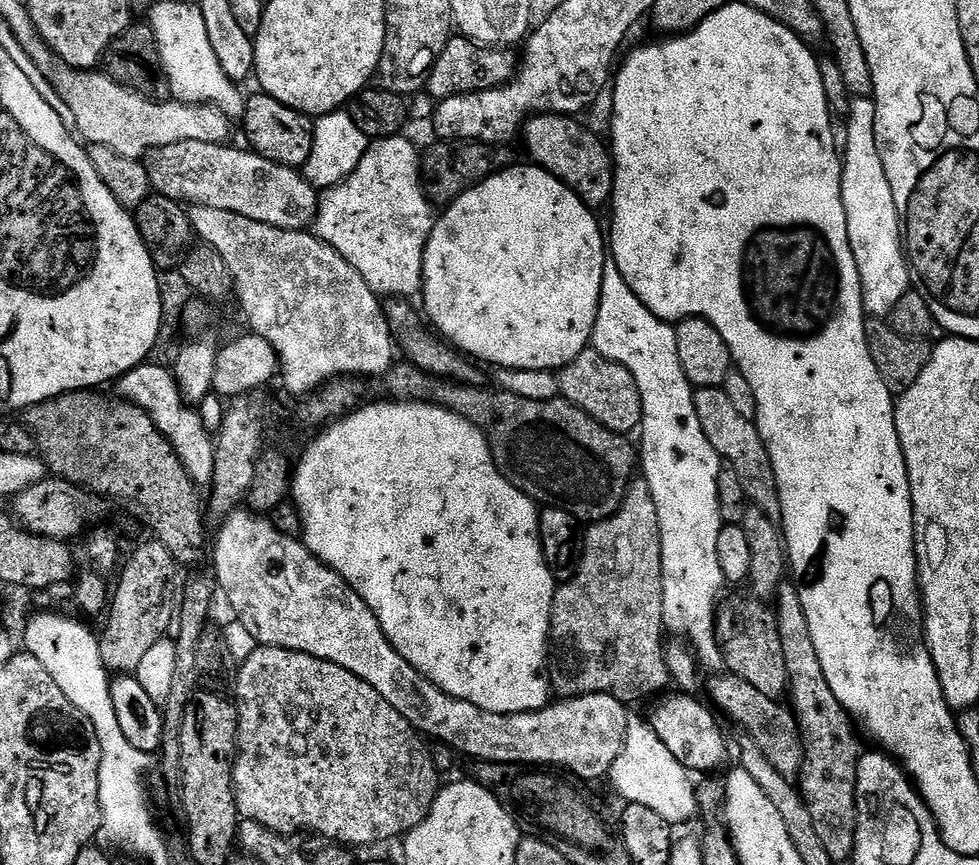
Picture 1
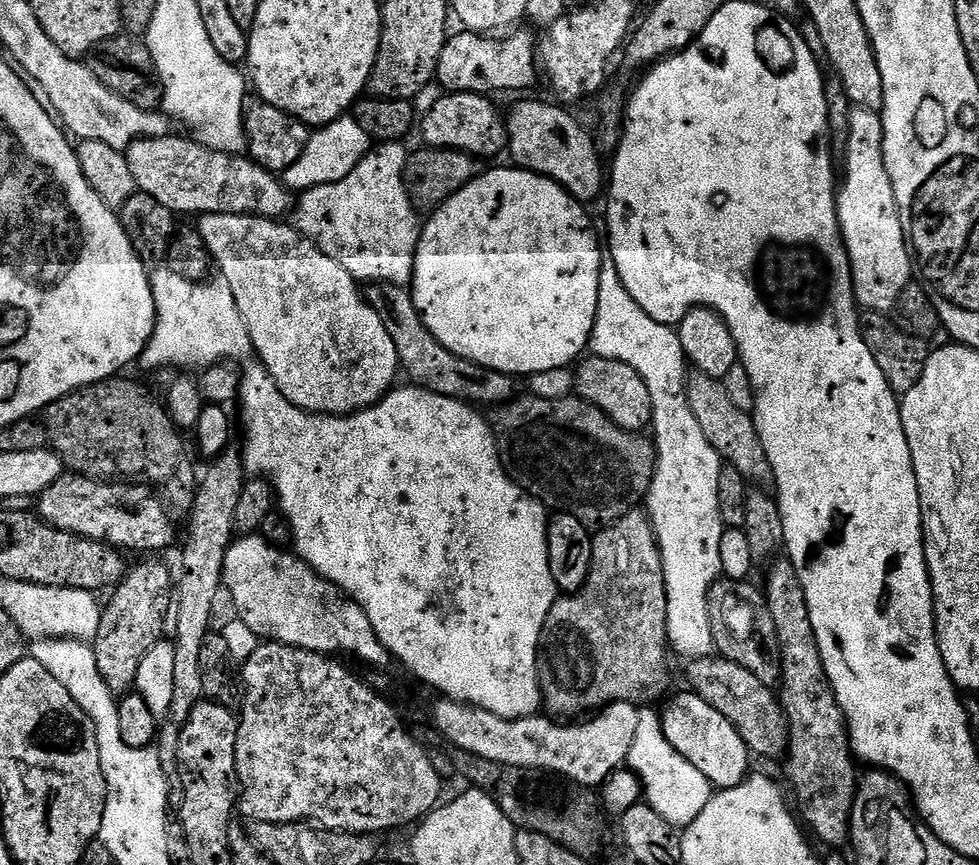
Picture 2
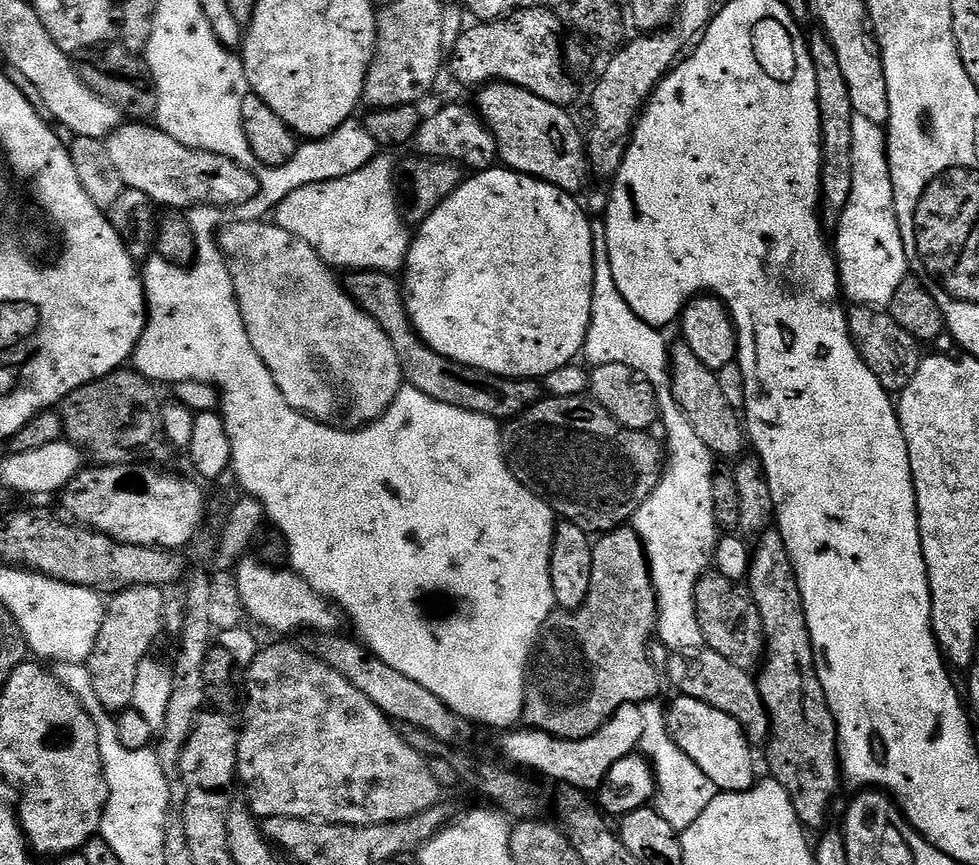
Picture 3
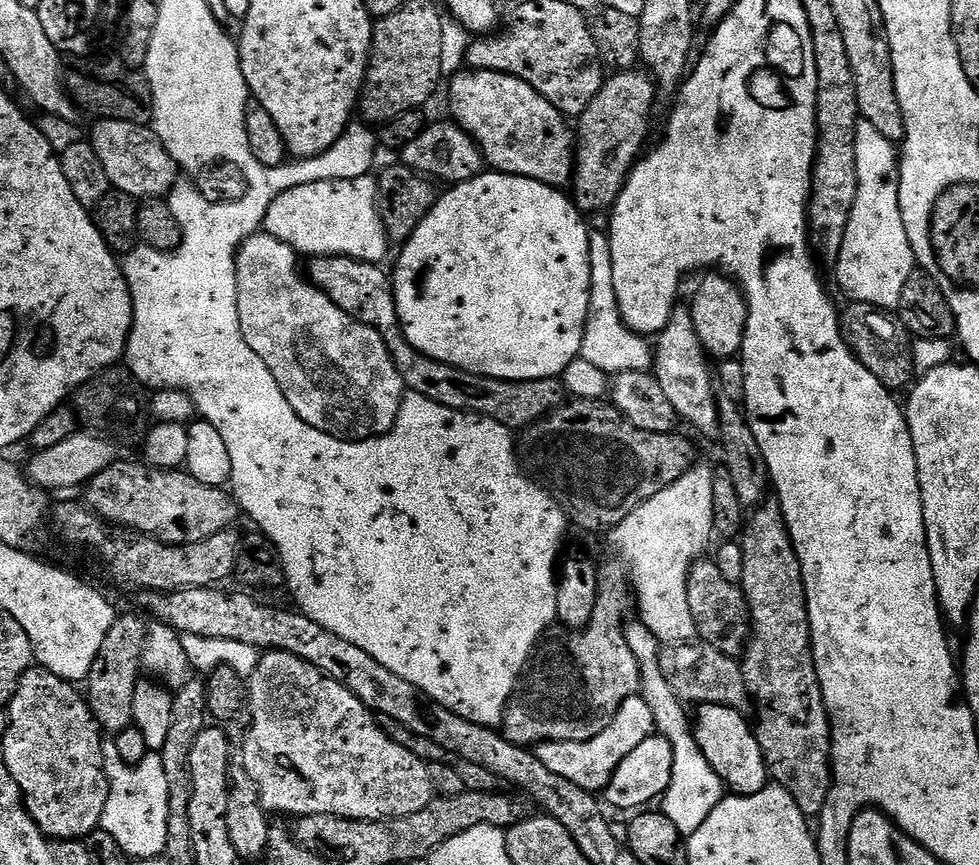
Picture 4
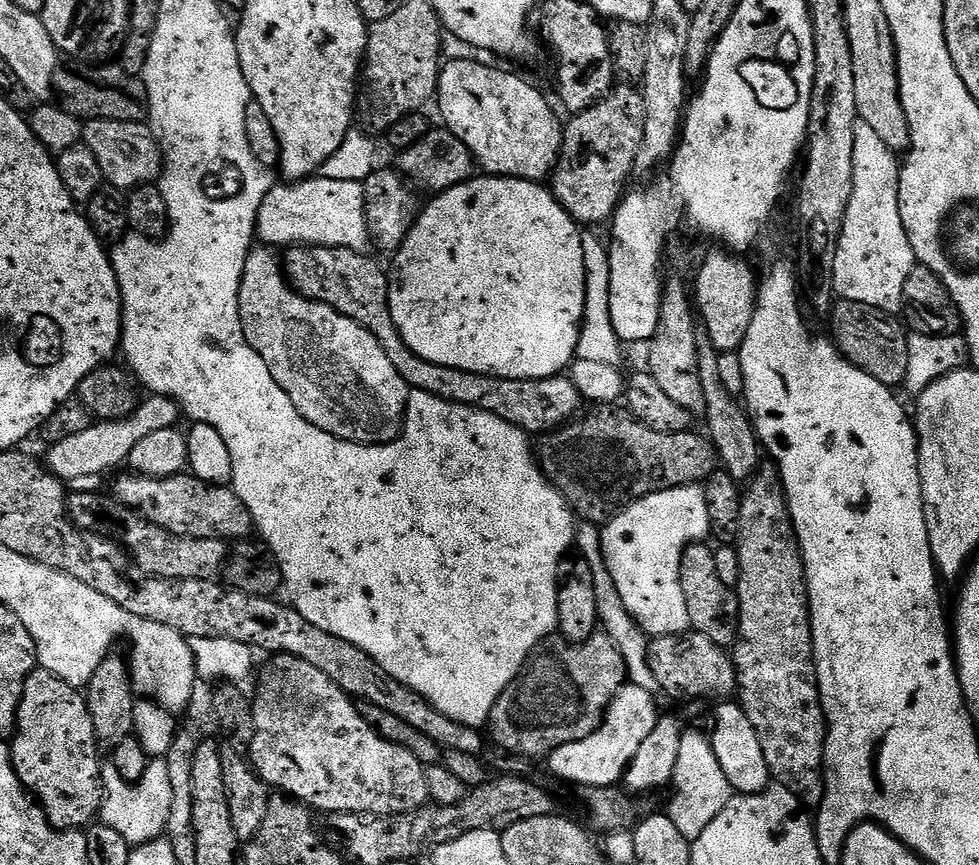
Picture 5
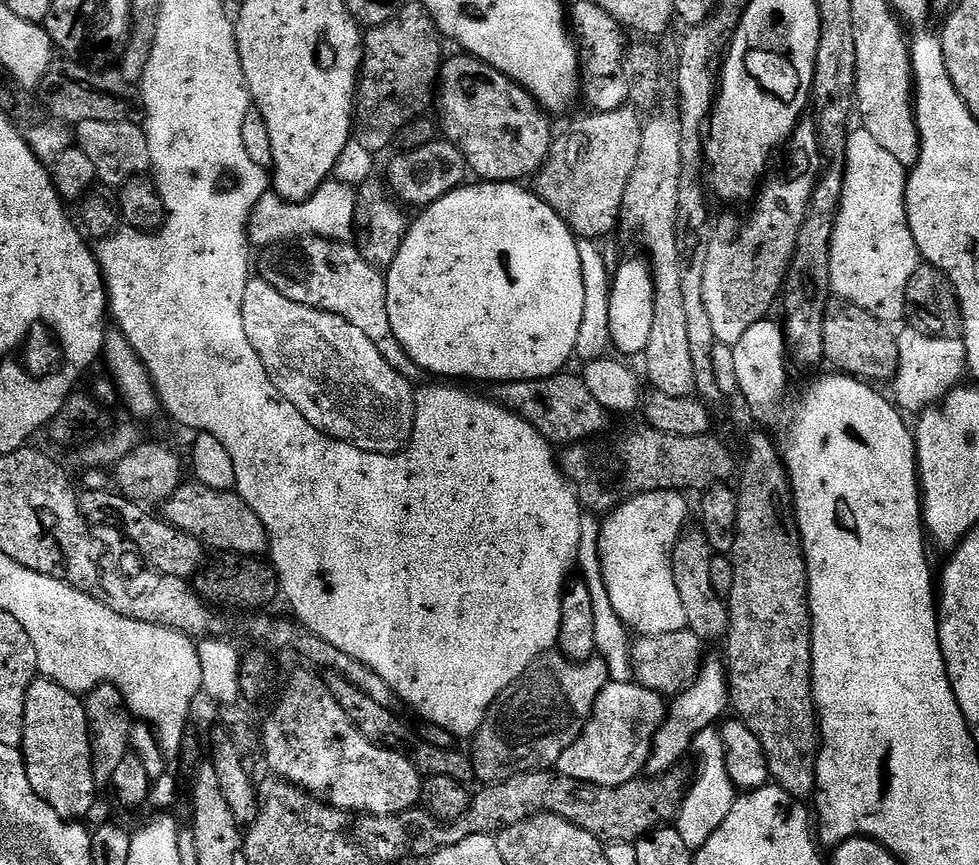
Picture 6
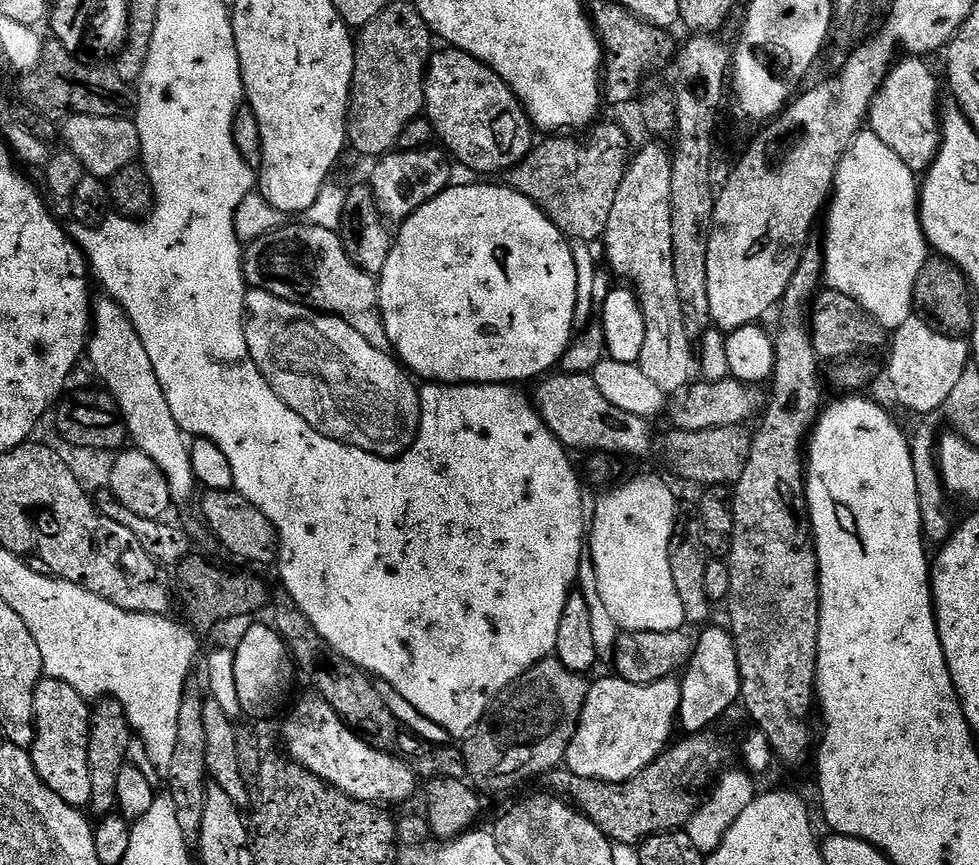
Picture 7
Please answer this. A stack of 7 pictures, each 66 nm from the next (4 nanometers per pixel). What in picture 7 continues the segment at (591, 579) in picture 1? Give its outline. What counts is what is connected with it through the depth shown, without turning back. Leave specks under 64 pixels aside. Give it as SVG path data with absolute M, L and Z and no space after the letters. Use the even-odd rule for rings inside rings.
M549 658L535 664L529 672L523 672L509 688L503 688L476 727L463 737L462 751L471 783L481 793L508 792L526 783L528 776L542 778L547 772L561 767L566 750L580 725L589 687L589 681L581 673L566 670L560 660Z

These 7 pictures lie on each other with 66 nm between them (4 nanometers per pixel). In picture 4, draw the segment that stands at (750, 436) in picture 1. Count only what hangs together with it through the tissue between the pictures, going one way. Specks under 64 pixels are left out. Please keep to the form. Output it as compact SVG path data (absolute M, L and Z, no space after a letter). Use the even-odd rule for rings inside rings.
M683 306L673 308L672 317L654 340L654 375L666 398L670 398L670 406L674 406L677 417L683 423L685 420L690 427L697 428L702 435L715 437L720 430L717 393L714 389L714 372L708 369L708 363L709 357L694 330L691 311Z

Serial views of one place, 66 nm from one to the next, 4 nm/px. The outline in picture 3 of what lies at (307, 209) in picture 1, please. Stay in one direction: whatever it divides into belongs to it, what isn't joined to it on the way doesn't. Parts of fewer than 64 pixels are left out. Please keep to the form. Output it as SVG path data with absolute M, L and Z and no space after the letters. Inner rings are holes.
M124 122L120 127L116 128L106 137L108 145L108 153L110 154L110 163L114 166L114 170L118 170L118 176L122 178L125 188L133 188L134 190L142 190L142 194L146 194L146 198L150 198L152 203L157 206L163 206L168 210L191 210L197 206L207 206L210 208L219 208L221 210L235 209L237 206L250 202L250 198L256 196L256 191L260 188L260 183L256 181L256 173L251 168L244 168L238 161L231 160L225 156L219 156L213 152L203 152L197 148L187 148L182 146L182 142L178 142L174 138L170 138L170 134L163 132L161 128L157 128L148 122Z

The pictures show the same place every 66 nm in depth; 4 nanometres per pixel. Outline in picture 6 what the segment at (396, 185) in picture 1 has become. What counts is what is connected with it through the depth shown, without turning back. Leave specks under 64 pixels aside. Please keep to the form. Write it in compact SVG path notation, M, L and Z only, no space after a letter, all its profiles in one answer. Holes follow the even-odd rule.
M332 178L305 200L284 200L277 192L267 191L252 206L248 218L248 243L253 249L263 250L271 244L283 240L293 240L298 236L321 236L327 240L353 239L355 187L341 184Z

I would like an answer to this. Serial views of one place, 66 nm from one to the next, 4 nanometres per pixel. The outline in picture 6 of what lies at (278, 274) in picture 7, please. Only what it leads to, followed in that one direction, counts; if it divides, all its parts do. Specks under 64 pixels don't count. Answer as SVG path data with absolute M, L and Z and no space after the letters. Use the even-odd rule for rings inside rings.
M298 236L269 245L259 256L260 261L254 264L255 271L257 268L259 279L270 282L278 294L290 298L290 302L346 318L350 326L362 330L362 334L374 342L378 354L382 354L382 358L386 358L386 362L390 362L402 378L419 381L422 370L408 357L406 350L402 350L390 326L390 314L386 310L388 282L385 273L363 260L351 243L327 240L321 236Z

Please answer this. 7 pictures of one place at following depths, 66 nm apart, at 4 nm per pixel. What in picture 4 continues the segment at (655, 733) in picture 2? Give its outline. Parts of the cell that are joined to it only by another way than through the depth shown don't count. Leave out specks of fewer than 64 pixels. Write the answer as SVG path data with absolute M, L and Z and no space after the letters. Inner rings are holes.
M639 618L629 619L625 623L624 633L626 646L630 646L634 658L638 658L640 663L640 692L650 706L652 717L656 719L659 735L665 736L674 749L672 777L670 786L662 797L662 811L670 818L670 822L674 822L674 826L678 826L681 836L687 838L694 834L694 830L698 830L698 826L702 826L702 822L706 822L706 818L710 818L710 810L714 810L714 806L718 806L718 802L724 799L726 785L697 746L693 729L690 727L689 715L687 718L684 714L685 705L674 694L674 690L670 690L666 674L662 674L660 666L662 641Z

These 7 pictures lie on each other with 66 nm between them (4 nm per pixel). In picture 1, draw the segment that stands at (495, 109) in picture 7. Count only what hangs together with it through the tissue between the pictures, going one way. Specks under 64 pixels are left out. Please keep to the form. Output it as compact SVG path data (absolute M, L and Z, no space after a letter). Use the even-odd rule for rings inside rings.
M536 114L531 117L525 123L522 129L522 141L524 140L524 144L528 147L528 156L527 159L531 161L531 163L535 164L538 168L544 168L550 174L554 174L554 178L558 178L563 182L570 190L574 190L574 194L578 194L578 198L582 198L582 202L585 204L587 208L593 210L600 210L600 207L607 205L609 201L612 199L612 161L610 159L609 149L606 147L605 141L604 144L599 140L598 137L595 136L592 132L587 132L586 129L583 128L582 125L579 124L579 119L573 118L571 116L554 116L551 114Z

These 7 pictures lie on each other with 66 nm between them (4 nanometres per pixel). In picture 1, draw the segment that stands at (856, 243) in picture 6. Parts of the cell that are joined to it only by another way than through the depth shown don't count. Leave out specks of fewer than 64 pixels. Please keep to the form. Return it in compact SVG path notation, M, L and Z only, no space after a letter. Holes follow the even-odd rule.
M852 98L846 115L848 137L842 140L842 202L846 210L846 230L850 234L850 250L858 262L862 282L864 310L869 317L886 318L898 298L910 291L910 265L906 259L900 235L900 219L894 206L894 190L886 178L876 140L876 101L872 98Z

